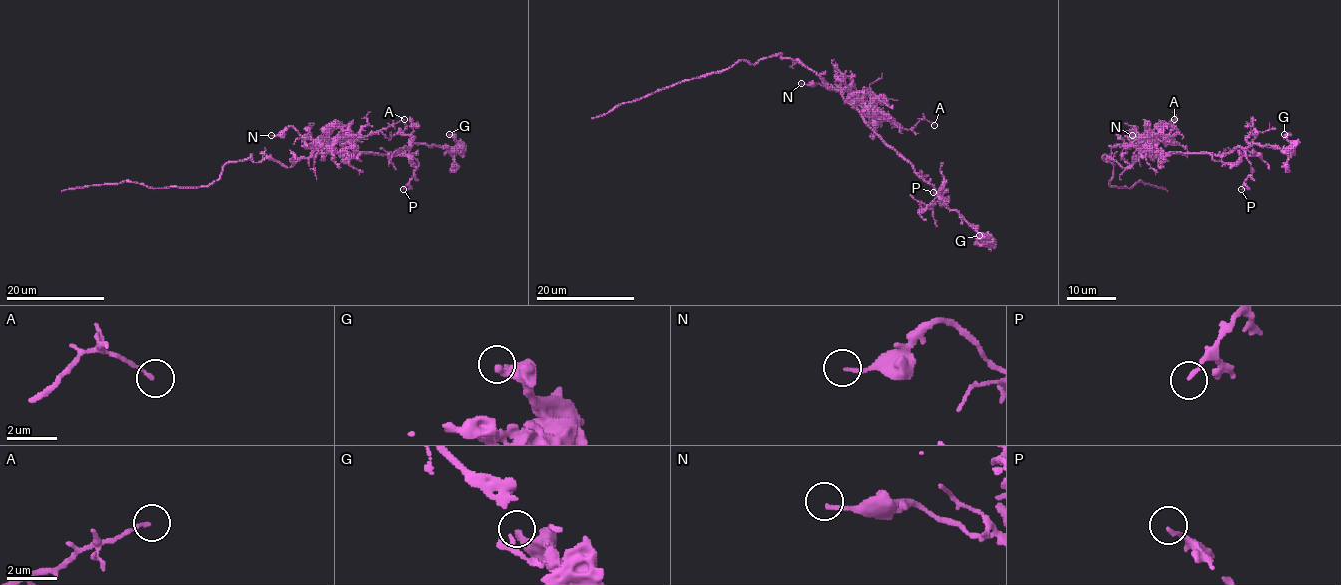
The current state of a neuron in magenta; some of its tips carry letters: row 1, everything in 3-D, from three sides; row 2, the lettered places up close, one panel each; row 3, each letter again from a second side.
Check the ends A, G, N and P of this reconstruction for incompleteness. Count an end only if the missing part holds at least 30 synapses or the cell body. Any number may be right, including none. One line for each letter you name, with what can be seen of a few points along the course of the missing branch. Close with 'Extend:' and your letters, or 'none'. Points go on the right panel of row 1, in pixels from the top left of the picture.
Extend: none

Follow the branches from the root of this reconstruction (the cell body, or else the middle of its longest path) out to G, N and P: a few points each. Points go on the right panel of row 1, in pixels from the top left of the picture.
G: (1118, 162), (1128, 167), (1151, 154), (1226, 155), (1252, 144), (1285, 150), (1290, 141), (1284, 134)
N: (1118, 162), (1128, 167), (1140, 155), (1138, 132), (1134, 127), (1132, 135)
P: (1118, 162), (1128, 167), (1137, 159), (1151, 154), (1226, 155), (1240, 148), (1246, 154), (1252, 172), (1241, 189)

